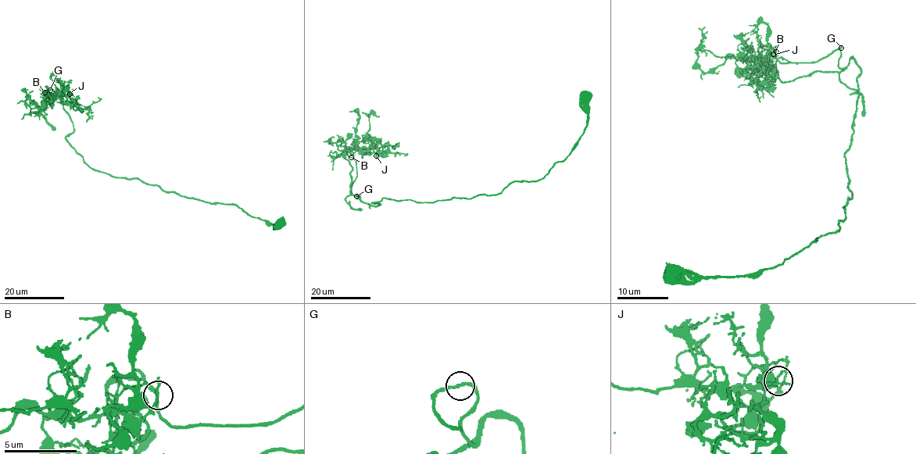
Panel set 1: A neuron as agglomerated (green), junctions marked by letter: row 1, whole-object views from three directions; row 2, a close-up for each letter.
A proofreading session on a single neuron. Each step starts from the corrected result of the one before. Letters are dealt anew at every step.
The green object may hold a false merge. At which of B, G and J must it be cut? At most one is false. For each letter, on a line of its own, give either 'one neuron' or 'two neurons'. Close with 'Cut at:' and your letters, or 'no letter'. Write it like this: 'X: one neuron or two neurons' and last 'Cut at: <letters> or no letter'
B: one neuron
G: one neuron
J: one neuron
Cut at: no letter

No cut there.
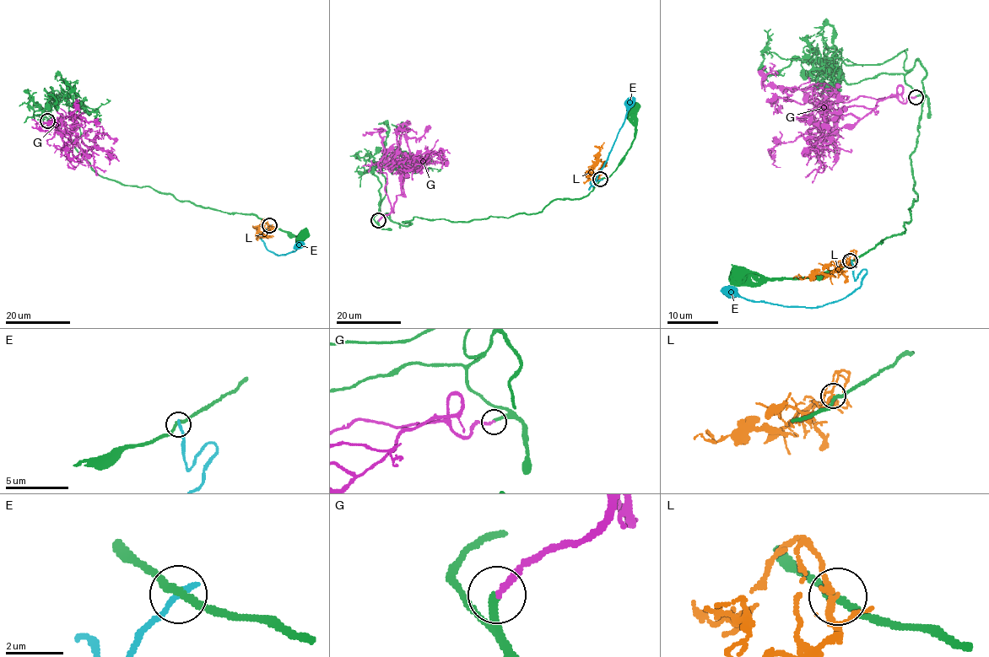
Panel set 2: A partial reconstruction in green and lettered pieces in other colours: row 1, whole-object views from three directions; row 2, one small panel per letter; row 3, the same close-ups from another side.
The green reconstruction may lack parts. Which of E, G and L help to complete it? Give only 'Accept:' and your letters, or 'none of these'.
Accept: G

